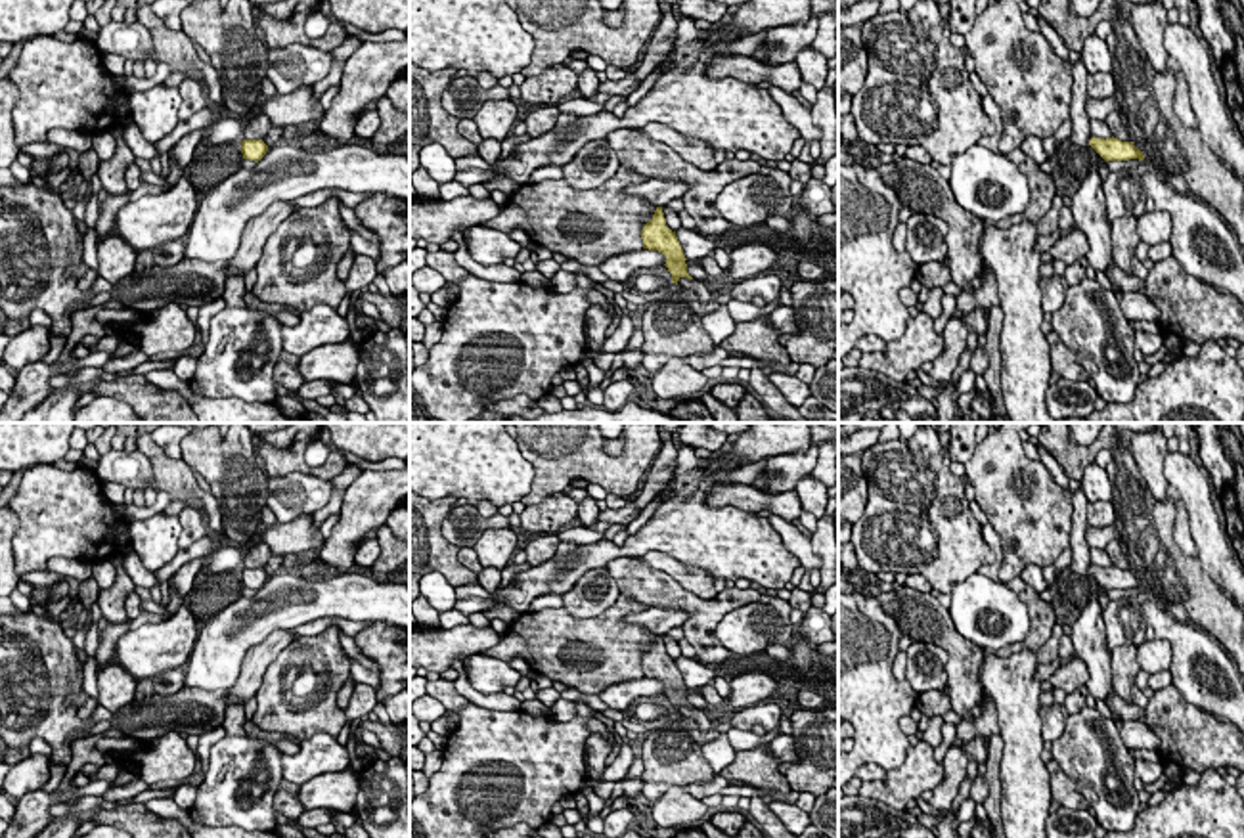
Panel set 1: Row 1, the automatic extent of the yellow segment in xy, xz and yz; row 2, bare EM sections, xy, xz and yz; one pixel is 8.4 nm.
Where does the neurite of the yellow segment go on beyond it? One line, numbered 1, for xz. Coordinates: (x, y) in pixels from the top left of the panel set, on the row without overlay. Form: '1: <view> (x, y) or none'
1: none

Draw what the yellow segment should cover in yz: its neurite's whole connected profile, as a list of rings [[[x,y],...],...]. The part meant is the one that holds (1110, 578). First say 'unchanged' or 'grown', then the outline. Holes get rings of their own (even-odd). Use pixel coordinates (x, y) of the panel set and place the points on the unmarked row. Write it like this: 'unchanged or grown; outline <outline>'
unchanged; outline [[[1091,566],[1089,574],[1108,591],[1108,589],[1143,589],[1144,584],[1133,574],[1133,570],[1122,570],[1118,566]]]

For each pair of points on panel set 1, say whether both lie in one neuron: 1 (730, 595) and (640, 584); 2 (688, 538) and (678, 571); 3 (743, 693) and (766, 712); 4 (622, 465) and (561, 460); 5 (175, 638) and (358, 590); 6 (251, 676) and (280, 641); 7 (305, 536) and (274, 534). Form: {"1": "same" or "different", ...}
{"1": "same", "2": "different", "3": "different", "4": "same", "5": "different", "6": "same", "7": "same"}

